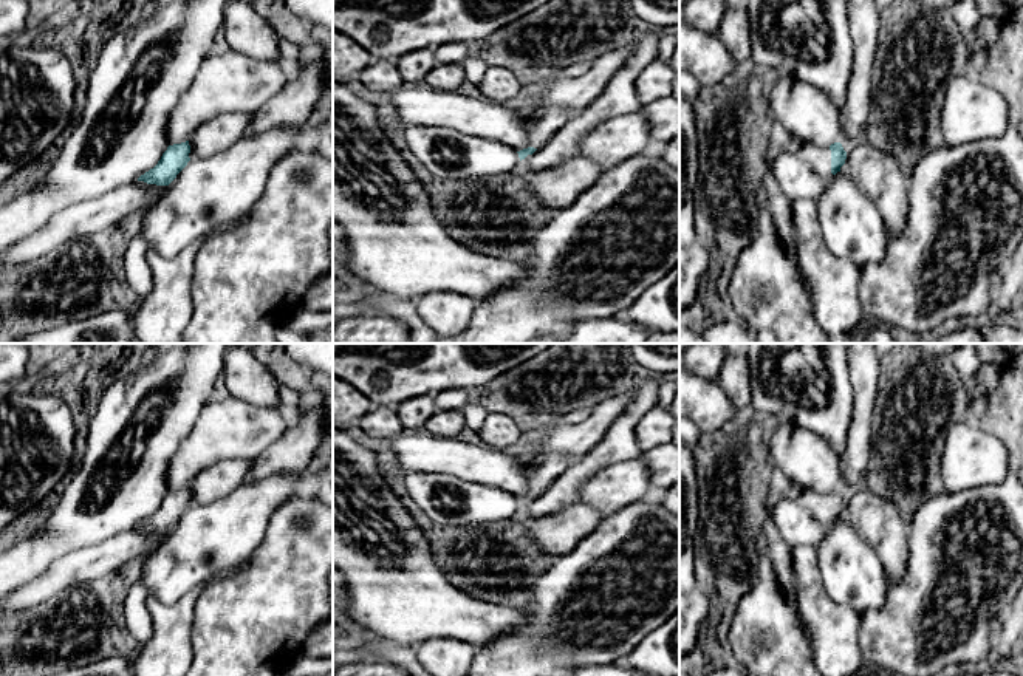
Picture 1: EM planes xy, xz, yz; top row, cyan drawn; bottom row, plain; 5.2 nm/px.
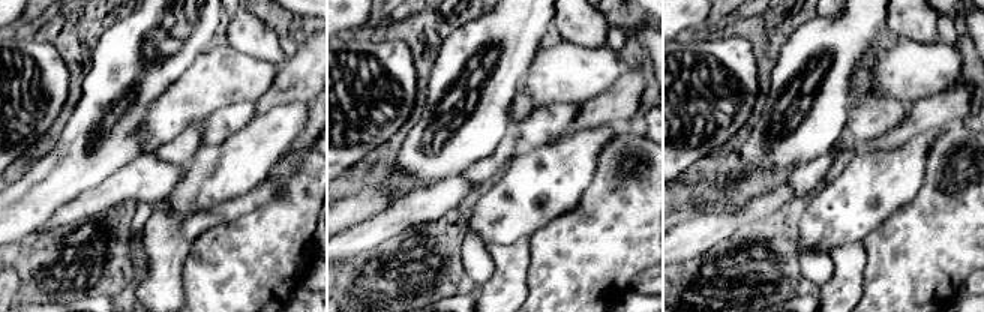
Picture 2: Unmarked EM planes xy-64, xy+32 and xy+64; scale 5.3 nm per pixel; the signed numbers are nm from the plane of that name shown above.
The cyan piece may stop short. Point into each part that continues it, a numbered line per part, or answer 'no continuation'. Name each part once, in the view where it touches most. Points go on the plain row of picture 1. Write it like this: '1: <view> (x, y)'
1: yz (817, 505)

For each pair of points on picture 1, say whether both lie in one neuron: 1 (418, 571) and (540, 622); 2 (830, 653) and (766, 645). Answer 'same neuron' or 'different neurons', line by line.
1: different neurons
2: different neurons

